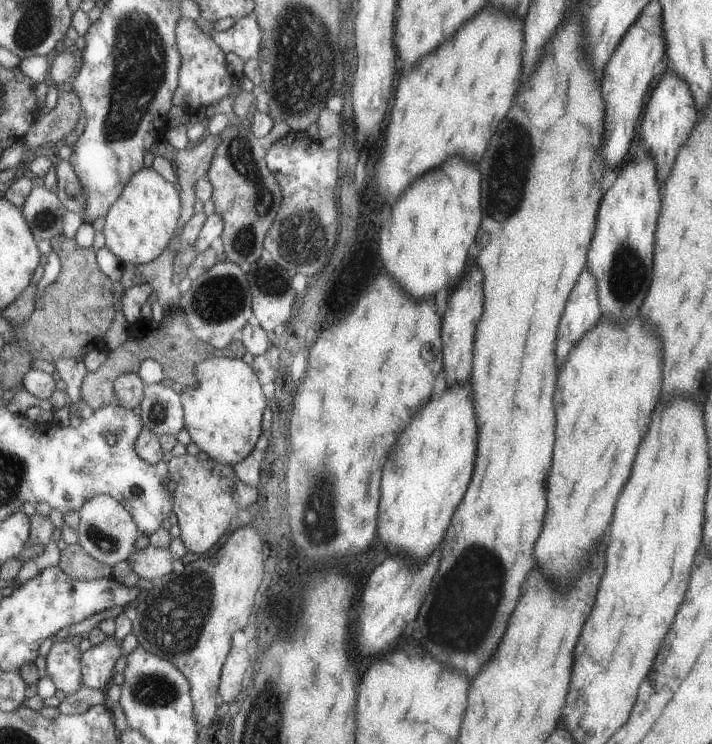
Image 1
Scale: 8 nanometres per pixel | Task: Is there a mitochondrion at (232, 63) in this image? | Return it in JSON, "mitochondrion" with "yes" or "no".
{"mitochondrion":"no"}

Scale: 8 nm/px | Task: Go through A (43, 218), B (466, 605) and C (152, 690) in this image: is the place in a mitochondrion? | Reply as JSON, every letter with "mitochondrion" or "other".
{"A":"mitochondrion","B":"mitochondrion","C":"mitochondrion"}

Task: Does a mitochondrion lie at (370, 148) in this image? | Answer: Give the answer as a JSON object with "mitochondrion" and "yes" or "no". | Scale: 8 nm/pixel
{"mitochondrion":"no"}

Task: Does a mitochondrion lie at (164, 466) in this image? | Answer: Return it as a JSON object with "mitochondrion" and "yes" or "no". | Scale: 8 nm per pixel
{"mitochondrion":"no"}

